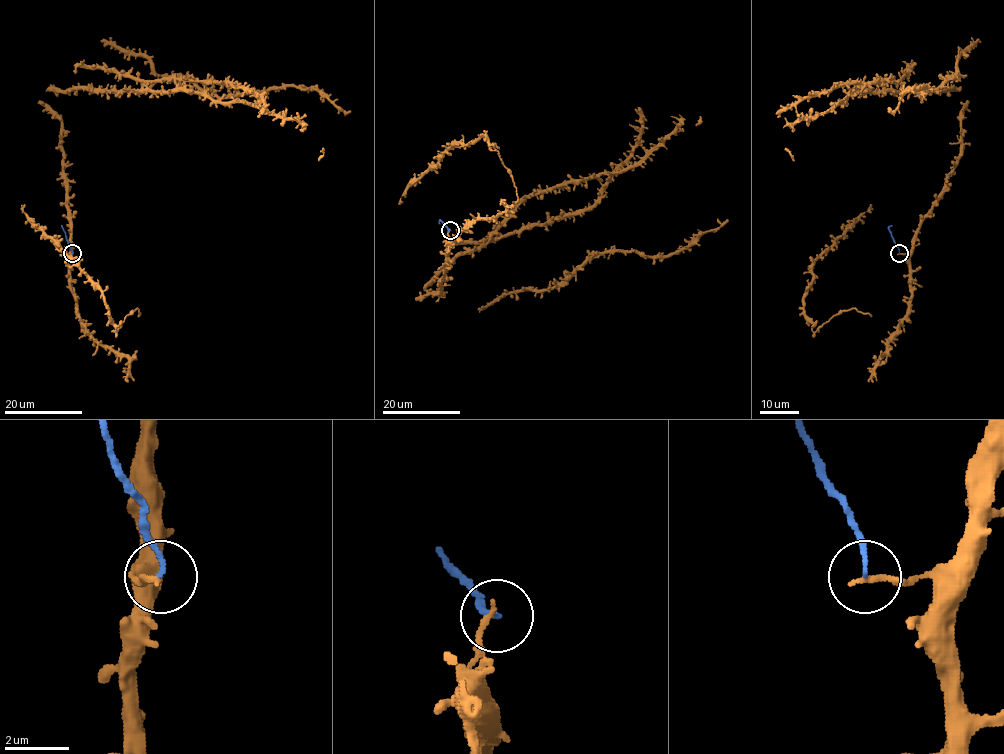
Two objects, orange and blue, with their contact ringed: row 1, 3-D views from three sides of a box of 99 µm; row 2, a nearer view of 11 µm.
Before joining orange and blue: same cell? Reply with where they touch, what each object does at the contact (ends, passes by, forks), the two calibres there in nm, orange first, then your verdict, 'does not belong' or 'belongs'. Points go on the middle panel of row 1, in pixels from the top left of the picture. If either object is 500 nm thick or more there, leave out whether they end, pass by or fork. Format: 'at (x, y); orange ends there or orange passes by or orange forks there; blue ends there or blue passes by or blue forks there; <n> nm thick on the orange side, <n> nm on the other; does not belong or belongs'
at (450, 230); orange ends there; blue ends there; 180 nm thick on the orange side, 140 nm on the other; does not belong

